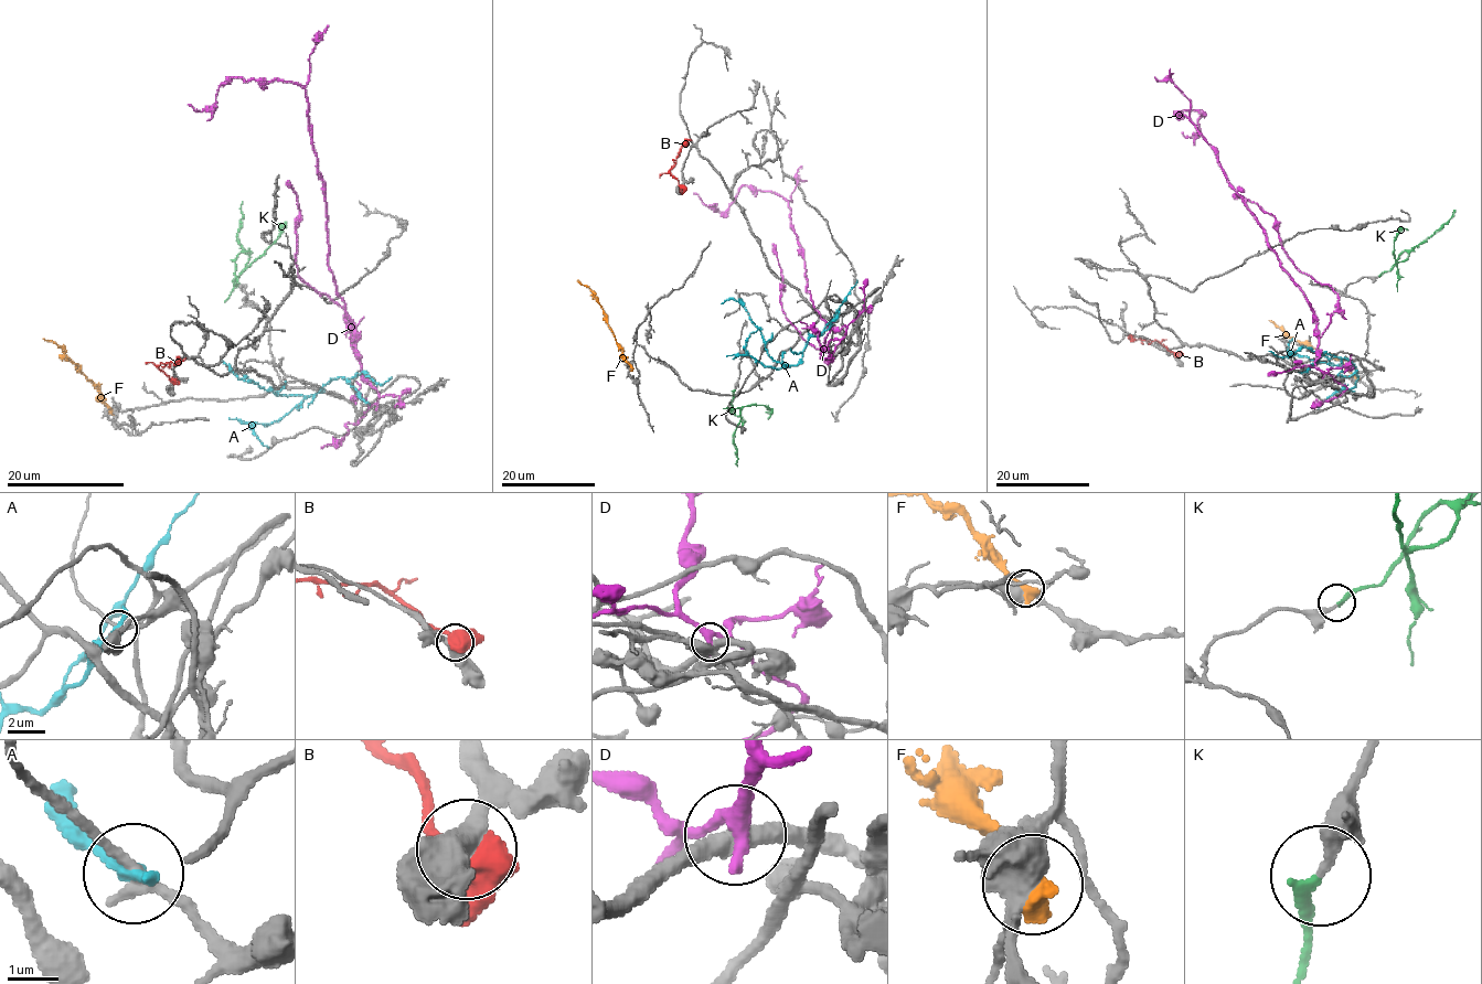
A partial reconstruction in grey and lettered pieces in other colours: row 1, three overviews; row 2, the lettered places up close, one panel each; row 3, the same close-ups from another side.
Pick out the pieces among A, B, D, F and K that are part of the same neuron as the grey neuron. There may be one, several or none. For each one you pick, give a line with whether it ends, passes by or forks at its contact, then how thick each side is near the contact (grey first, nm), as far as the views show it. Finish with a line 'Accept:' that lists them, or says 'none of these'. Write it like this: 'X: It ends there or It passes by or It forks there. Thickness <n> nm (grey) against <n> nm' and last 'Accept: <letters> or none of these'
K: It ends there. Thickness 240 nm (grey) against 240 nm
Accept: K

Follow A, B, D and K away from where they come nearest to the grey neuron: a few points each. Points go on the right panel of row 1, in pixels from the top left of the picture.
A: (1304, 372), (1324, 351), (1345, 357), (1354, 365), (1298, 356), (1288, 351), (1292, 338)
B: (1175, 354), (1158, 343), (1131, 339), (1129, 335)
D: (1323, 374), (1304, 292), (1217, 152), (1174, 111), (1197, 110), (1200, 131), (1182, 132)
K: (1378, 276), (1390, 269), (1404, 250), (1409, 255), (1405, 259), (1395, 260), (1394, 242), (1401, 230), (1408, 230)

